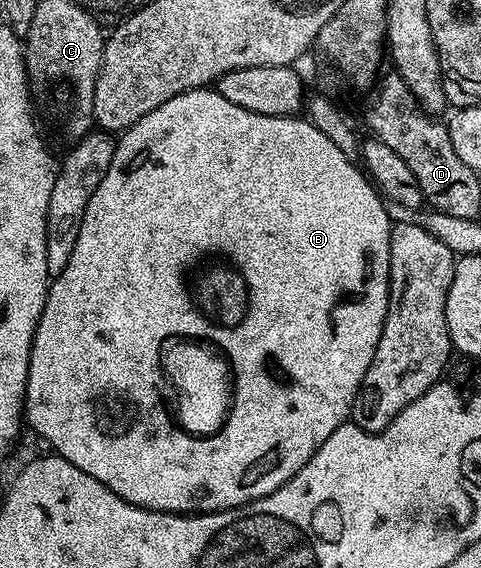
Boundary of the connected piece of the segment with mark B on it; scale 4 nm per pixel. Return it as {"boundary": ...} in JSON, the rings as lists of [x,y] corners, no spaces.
{"boundary":[[[212,87],[192,88],[183,94],[175,94],[175,98],[167,98],[163,106],[155,106],[151,114],[143,114],[139,122],[120,133],[116,141],[117,149],[111,158],[111,166],[107,174],[103,174],[103,182],[99,182],[99,190],[87,202],[87,210],[83,210],[83,222],[79,226],[79,238],[75,238],[75,250],[71,250],[71,258],[67,258],[67,266],[58,276],[52,277],[49,293],[43,306],[43,314],[37,323],[33,335],[33,349],[29,355],[29,377],[25,387],[24,423],[29,424],[50,444],[52,451],[67,462],[79,466],[91,478],[99,478],[107,490],[119,494],[128,504],[140,508],[150,508],[156,512],[180,512],[196,514],[198,512],[222,512],[228,508],[238,508],[249,504],[252,500],[263,498],[279,486],[283,486],[304,464],[310,460],[335,434],[340,424],[350,419],[353,400],[361,388],[363,378],[367,374],[367,366],[371,366],[371,358],[375,358],[375,346],[379,346],[379,338],[383,334],[383,322],[389,305],[389,229],[391,221],[385,209],[386,201],[377,191],[372,180],[356,163],[348,161],[339,147],[321,133],[308,119],[297,116],[268,116],[251,110],[243,110],[243,106],[235,106],[235,102],[227,102],[223,94]]]}

